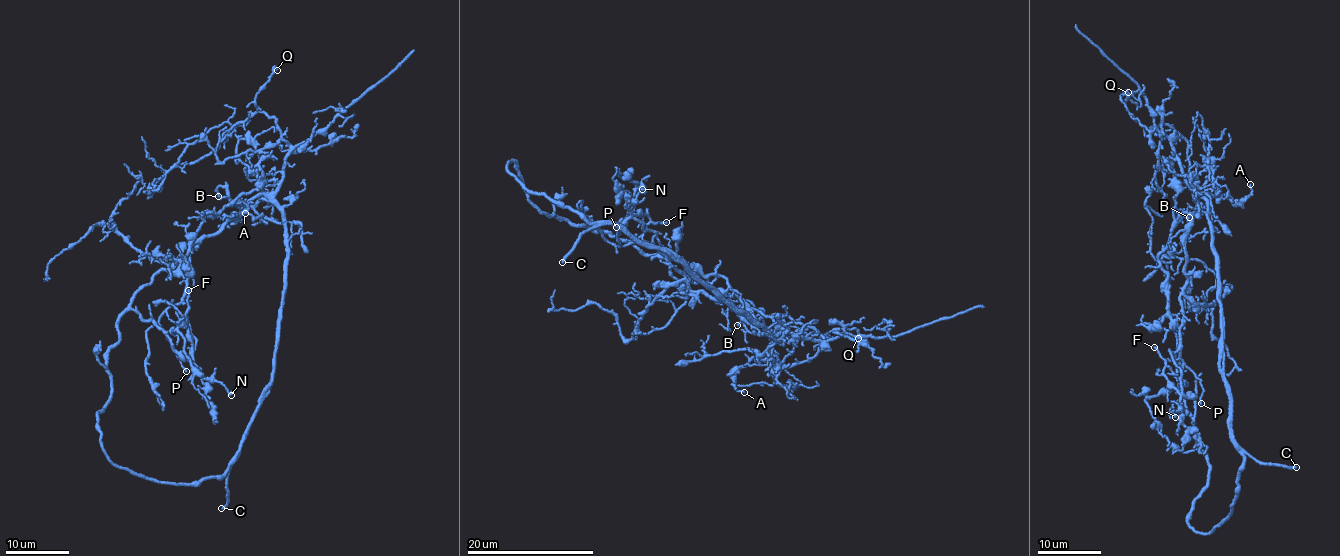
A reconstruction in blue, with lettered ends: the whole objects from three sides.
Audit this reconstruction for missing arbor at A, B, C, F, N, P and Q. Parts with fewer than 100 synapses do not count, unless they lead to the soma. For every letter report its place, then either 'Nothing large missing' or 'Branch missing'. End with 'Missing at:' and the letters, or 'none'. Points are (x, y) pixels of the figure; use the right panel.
A: Place: (1250, 184). Nothing large missing
B: Place: (1189, 217). Nothing large missing
C: Place: (1296, 467). Branch missing
F: Place: (1154, 347). Nothing large missing
N: Place: (1175, 417). Nothing large missing
P: Place: (1201, 403). Nothing large missing
Q: Place: (1128, 92). Nothing large missing
Missing at: C

